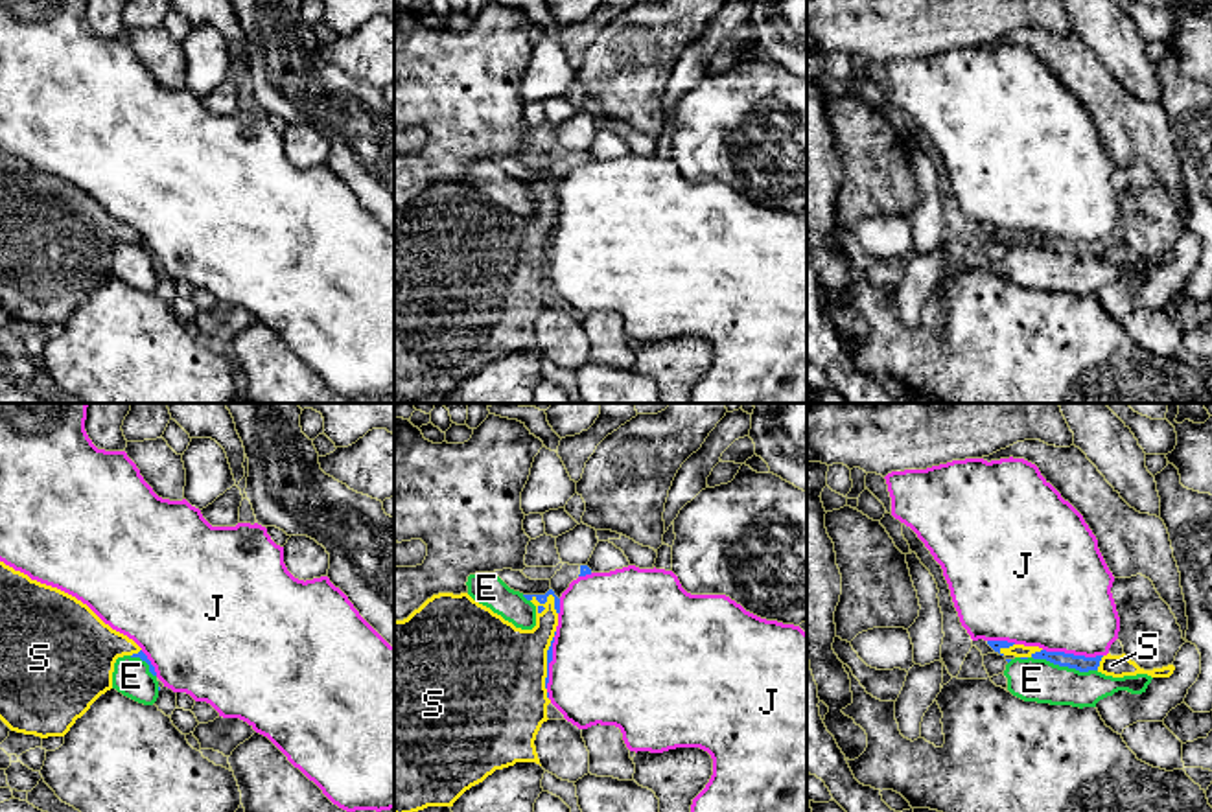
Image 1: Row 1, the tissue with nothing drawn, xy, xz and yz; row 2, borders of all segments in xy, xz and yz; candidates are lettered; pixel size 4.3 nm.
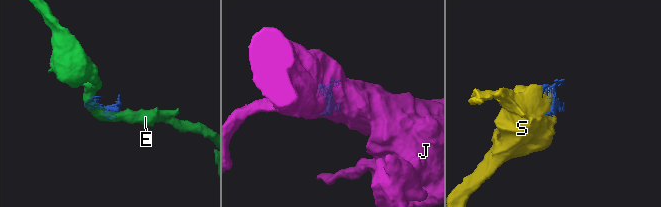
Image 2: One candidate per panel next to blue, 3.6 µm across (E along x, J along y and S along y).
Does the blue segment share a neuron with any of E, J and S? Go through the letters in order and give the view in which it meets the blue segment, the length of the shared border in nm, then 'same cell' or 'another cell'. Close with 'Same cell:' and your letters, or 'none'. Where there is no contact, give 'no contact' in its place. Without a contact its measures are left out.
E: contact in yz; length 300 nm; another cell
J: contact in yz; length 260 nm; another cell
S: contact in xz; length 140 nm; same cell
Same cell: S

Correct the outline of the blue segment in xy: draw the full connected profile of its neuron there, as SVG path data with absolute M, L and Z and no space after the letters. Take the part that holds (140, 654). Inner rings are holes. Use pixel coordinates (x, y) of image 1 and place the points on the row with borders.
M0 562L0 720L11 731L41 738L64 737L76 720L112 689L114 663L123 655L140 657L157 676L142 648L105 624L87 604Z

